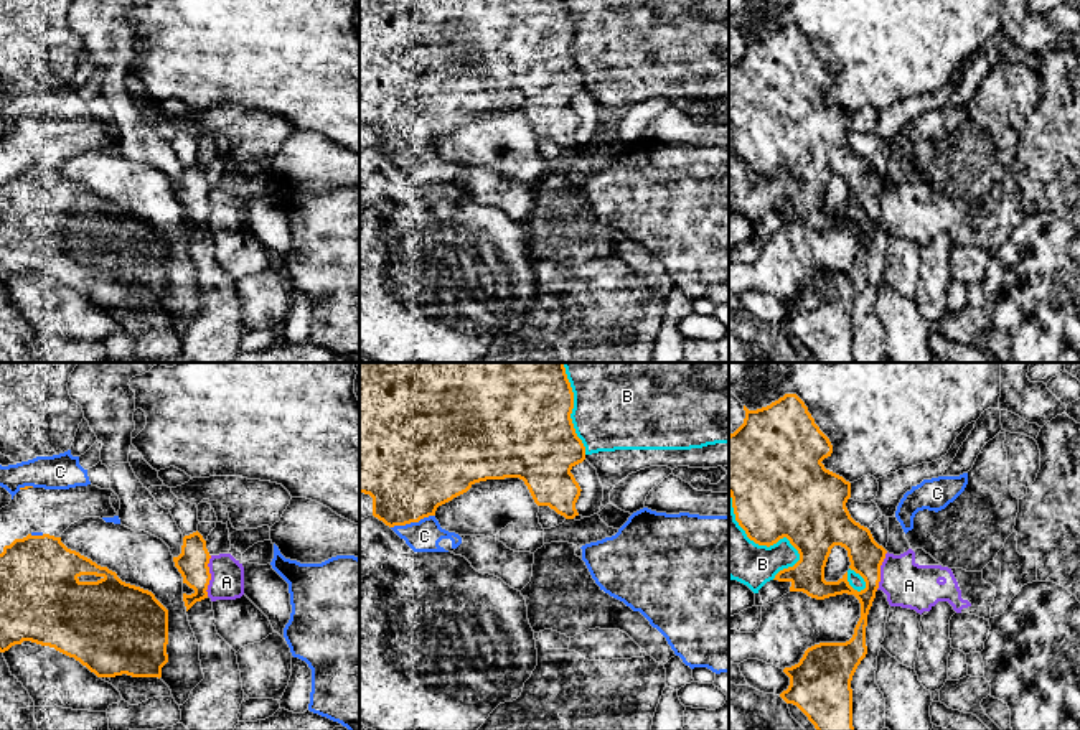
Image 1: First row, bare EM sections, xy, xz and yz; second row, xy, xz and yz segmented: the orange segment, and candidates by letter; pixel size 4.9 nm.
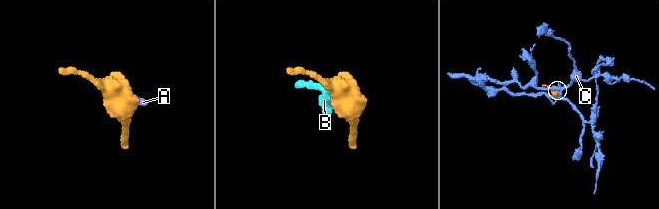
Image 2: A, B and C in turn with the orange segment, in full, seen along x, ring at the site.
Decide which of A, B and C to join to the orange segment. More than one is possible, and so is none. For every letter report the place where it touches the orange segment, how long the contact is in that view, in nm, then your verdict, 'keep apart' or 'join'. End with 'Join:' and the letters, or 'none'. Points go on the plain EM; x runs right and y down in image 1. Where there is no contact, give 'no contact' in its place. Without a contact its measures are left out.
A: contact xy (210, 206); length 200 nm; keep apart
B: contact yz (759, 175); length 480 nm; keep apart
C: contact xz (413, 152); length 220 nm; keep apart
Join: none

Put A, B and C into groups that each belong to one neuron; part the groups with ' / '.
A B / C

